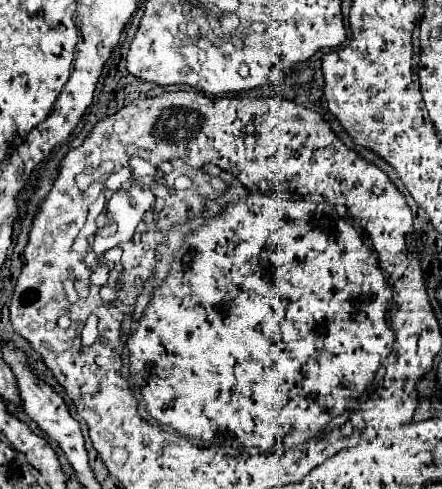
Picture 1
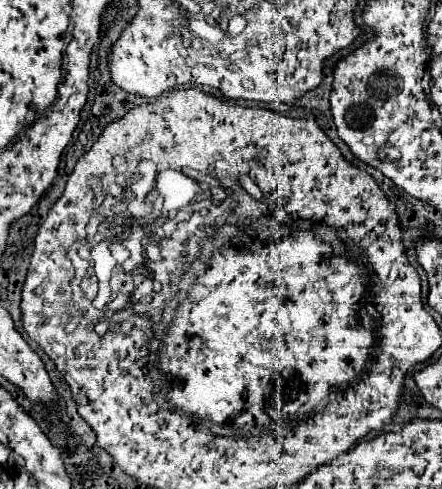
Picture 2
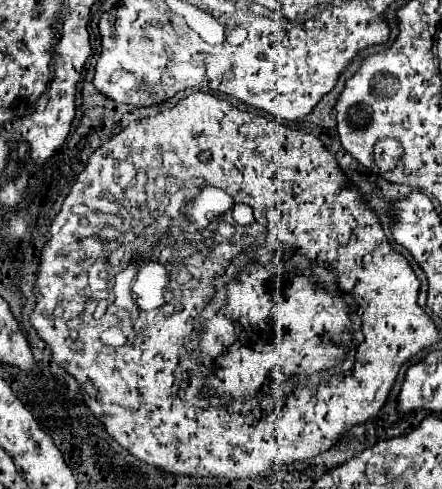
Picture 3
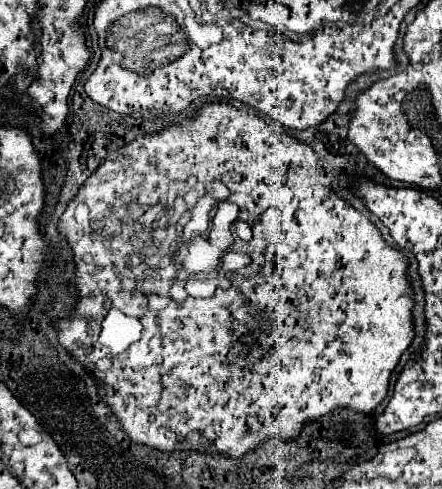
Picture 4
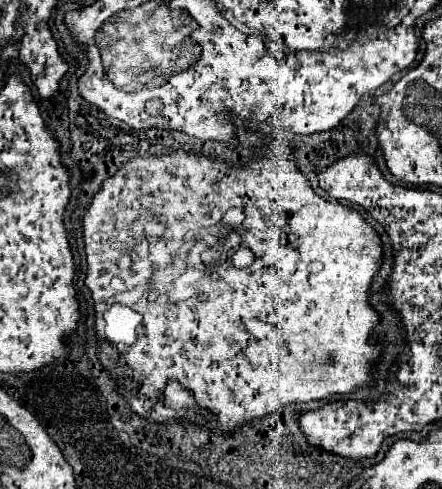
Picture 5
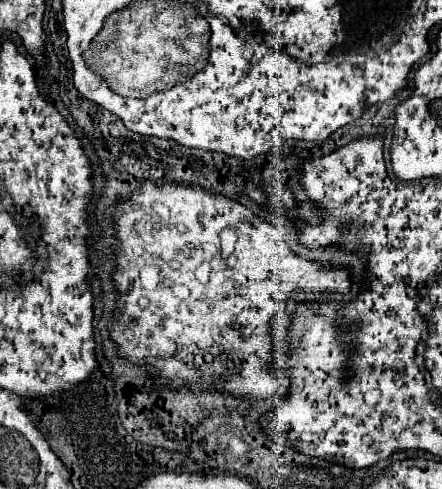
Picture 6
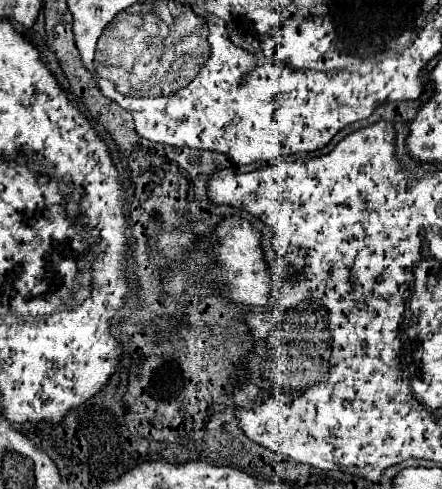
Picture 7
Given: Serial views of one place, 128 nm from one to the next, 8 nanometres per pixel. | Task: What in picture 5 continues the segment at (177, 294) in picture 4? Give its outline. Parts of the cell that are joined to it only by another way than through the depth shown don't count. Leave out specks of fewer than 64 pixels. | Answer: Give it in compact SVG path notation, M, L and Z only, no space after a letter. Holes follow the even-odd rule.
M264 140L268 144L268 150L264 152L264 158L252 160L248 162L244 168L234 168L230 164L224 164L220 160L210 160L198 154L186 154L186 152L176 152L176 154L164 154L164 156L134 156L122 170L118 170L114 176L110 176L108 180L104 180L100 192L92 198L86 214L82 216L82 224L84 224L84 244L86 244L86 254L88 254L88 276L86 276L86 286L92 290L94 302L96 302L96 326L98 326L98 334L100 334L100 322L102 322L102 314L112 306L112 304L122 304L122 306L130 306L132 310L142 314L142 324L138 326L136 332L136 342L130 344L124 352L120 352L118 362L124 366L128 376L134 376L136 380L140 380L140 388L138 394L130 392L128 402L132 406L132 410L152 422L168 422L168 420L176 420L176 418L186 418L190 422L196 422L196 418L192 418L190 414L182 414L182 412L174 412L172 408L164 406L162 402L158 402L158 398L164 392L164 386L168 380L178 380L180 384L188 384L188 390L196 396L198 404L202 406L202 410L208 414L202 424L208 424L212 430L218 432L234 432L240 428L240 424L250 422L252 418L262 418L266 414L276 412L282 404L290 404L290 402L312 402L312 400L322 400L328 398L332 394L348 394L356 388L364 388L370 384L370 368L374 364L374 360L380 356L378 346L368 346L368 338L370 338L370 330L378 324L378 314L376 310L372 310L368 306L368 284L372 280L372 276L378 272L380 262L382 262L382 246L380 246L380 236L372 230L372 226L368 222L362 220L362 216L342 204L332 204L326 202L324 198L320 198L308 184L306 176L298 172L294 156L292 156L292 148L286 142L276 144L274 140ZM240 206L244 210L244 228L242 228L242 246L250 248L254 252L254 262L248 268L236 268L232 264L232 252L228 252L226 262L222 262L222 266L211 276L208 274L206 278L200 276L202 271L189 271L192 274L198 272L198 282L184 285L184 298L174 298L174 302L170 302L174 284L182 279L177 279L180 274L184 274L188 270L188 254L192 250L192 246L198 240L204 240L208 246L212 246L212 236L210 236L210 228L214 224L218 224L222 220L222 216L228 212L228 208Z

